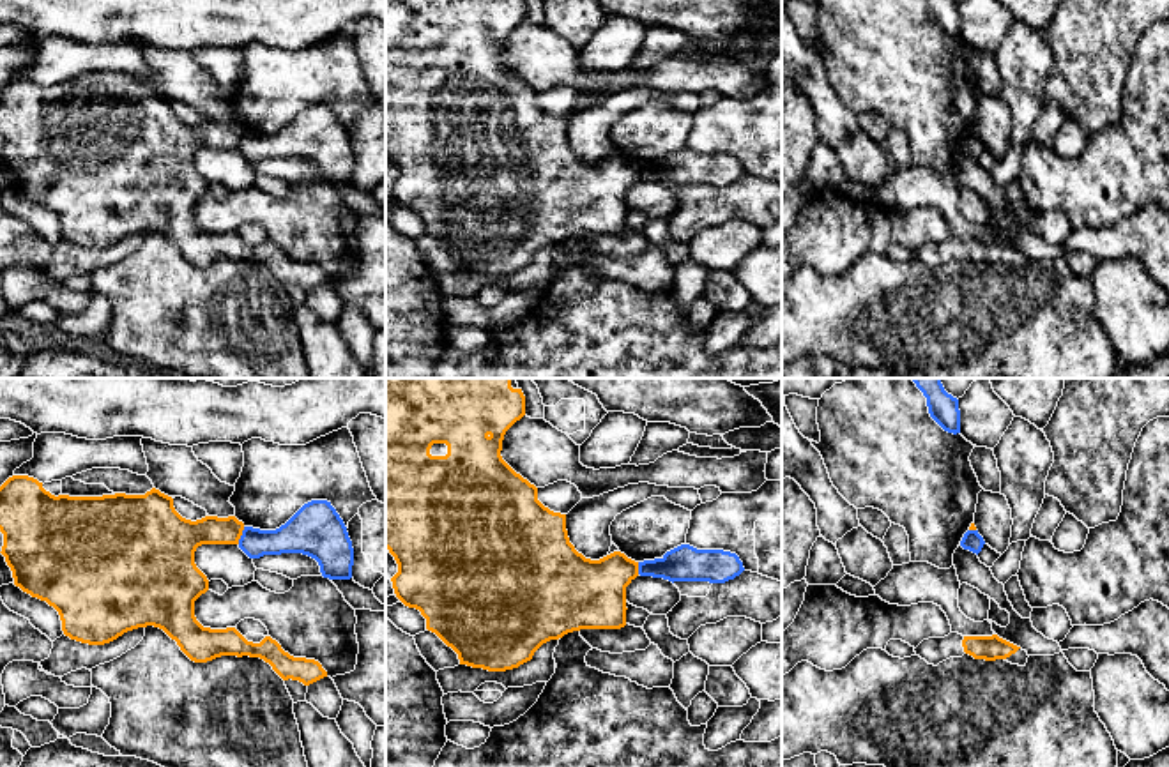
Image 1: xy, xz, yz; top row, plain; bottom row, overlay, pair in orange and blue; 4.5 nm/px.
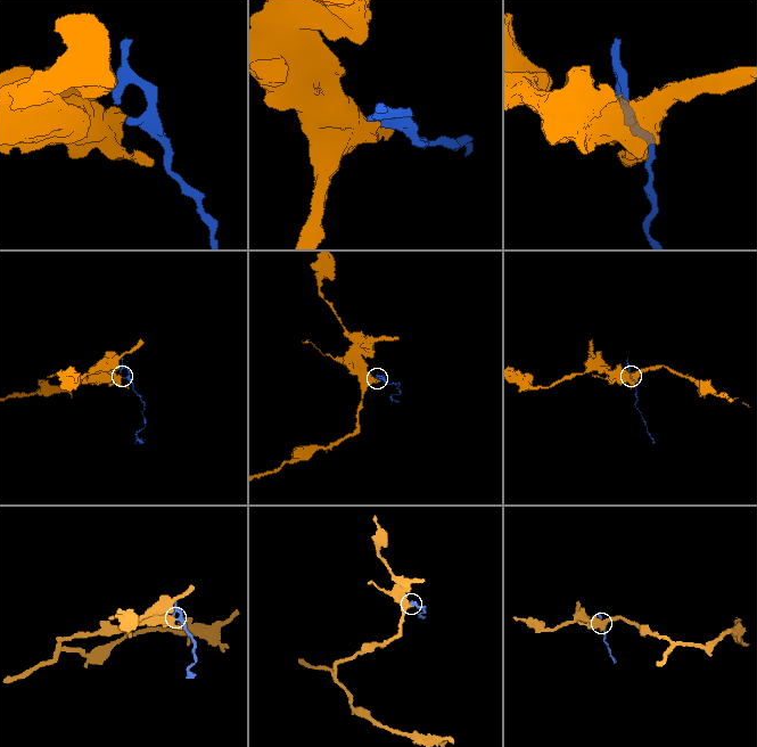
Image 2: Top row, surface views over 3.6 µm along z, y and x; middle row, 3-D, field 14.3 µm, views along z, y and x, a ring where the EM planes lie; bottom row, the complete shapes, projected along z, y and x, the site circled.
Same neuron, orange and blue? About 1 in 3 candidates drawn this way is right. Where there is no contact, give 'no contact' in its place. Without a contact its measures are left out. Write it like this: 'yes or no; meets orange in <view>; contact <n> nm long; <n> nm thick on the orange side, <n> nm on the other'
no; meets orange in xy; contact 90 nm long; 150 nm thick on the orange side, 160 nm on the other

